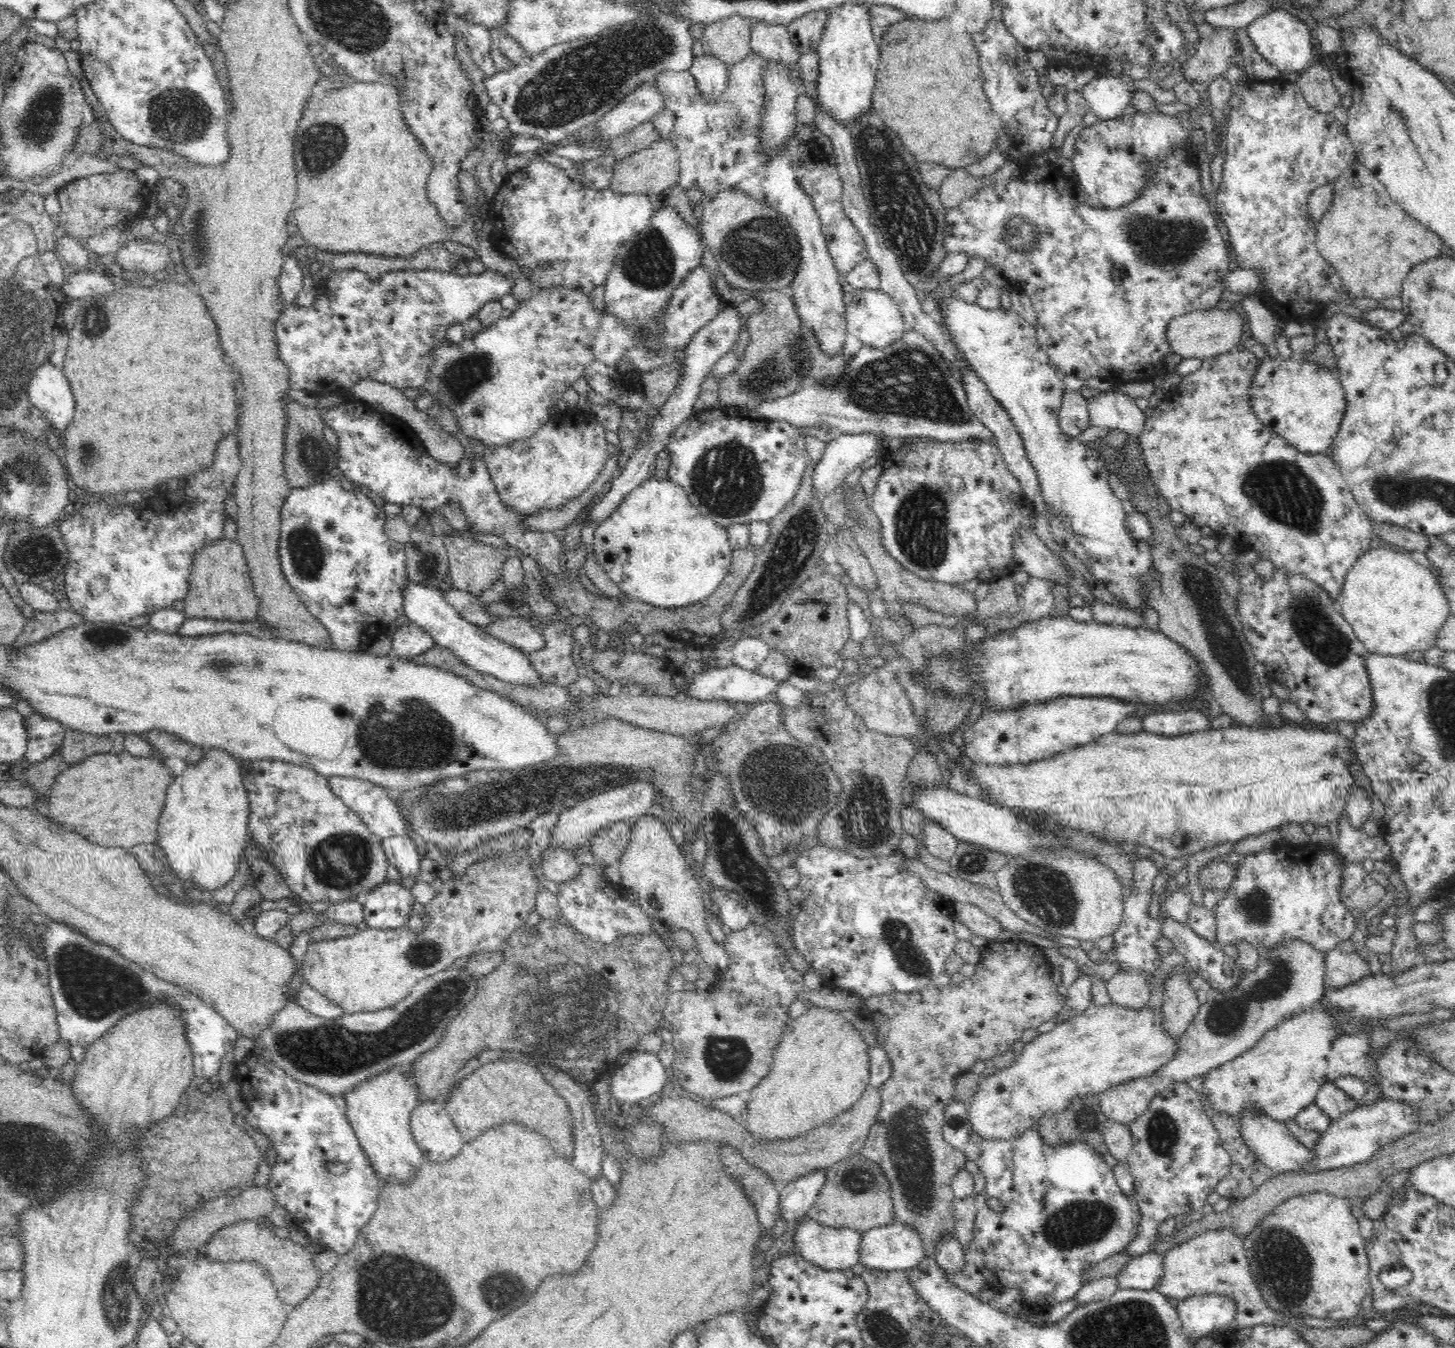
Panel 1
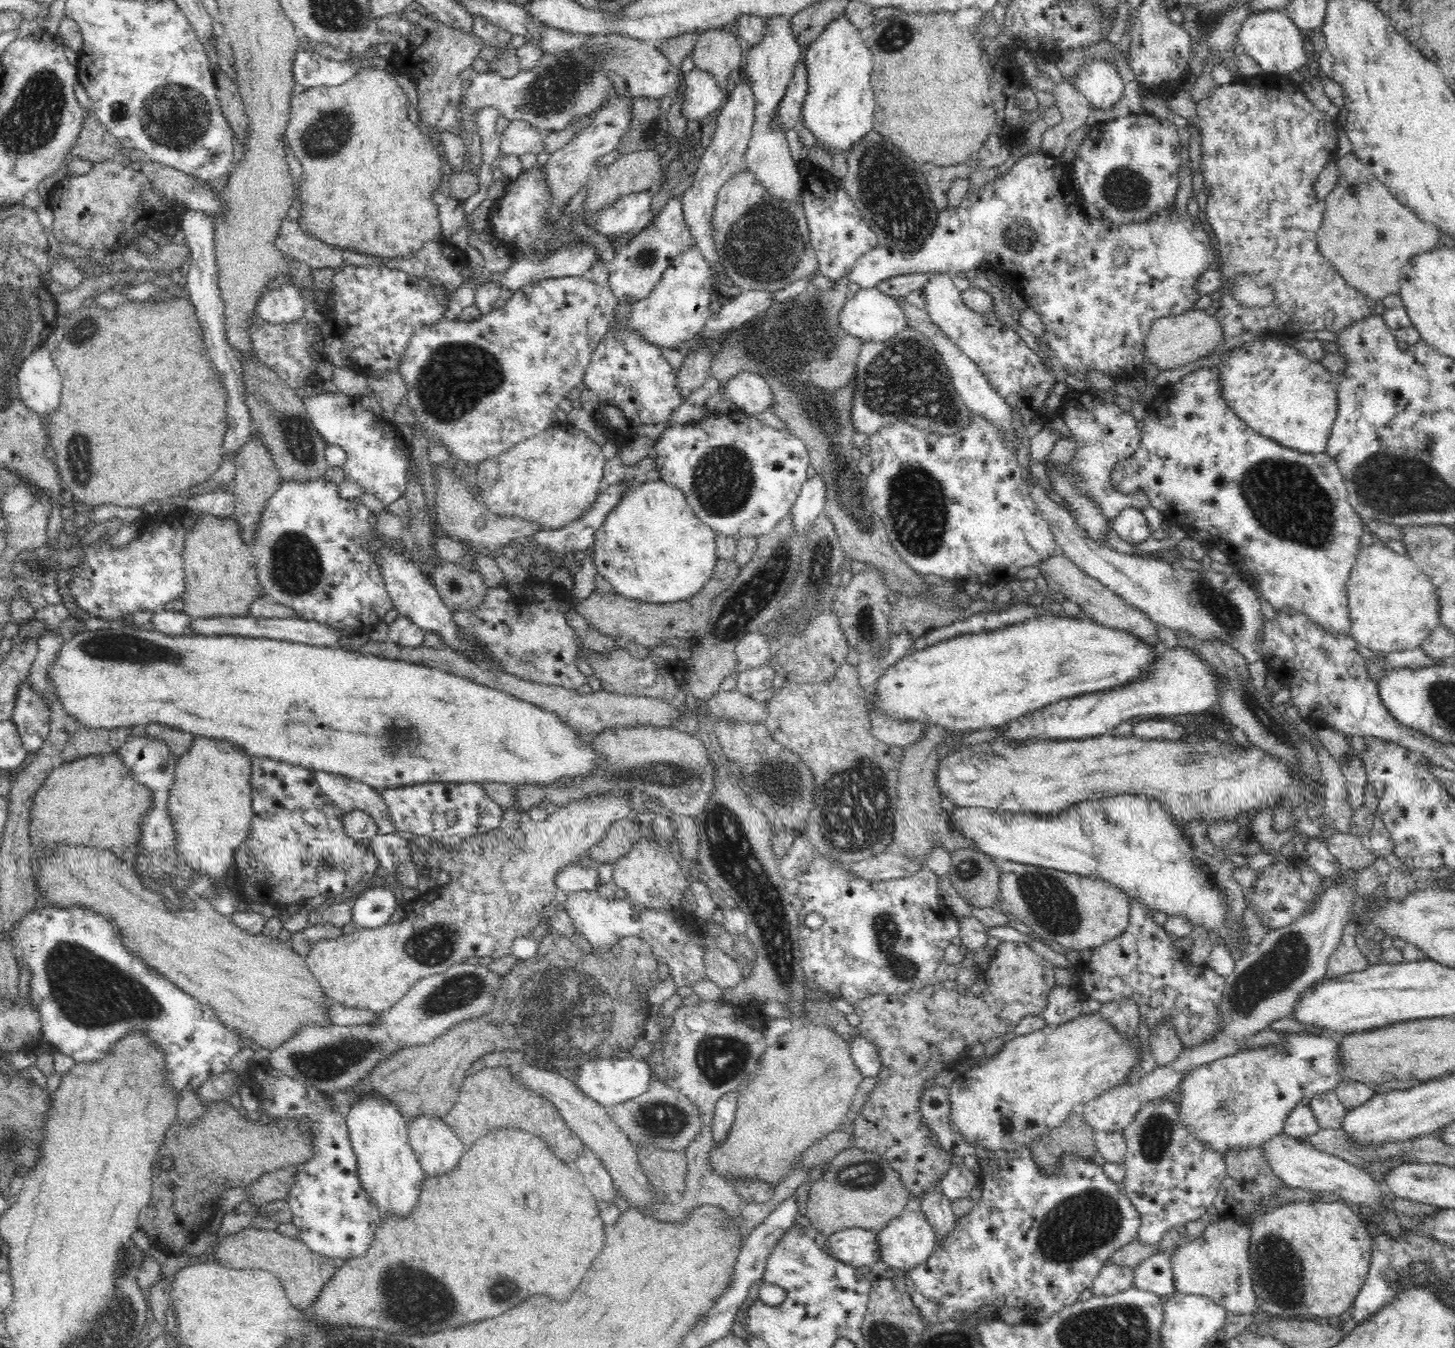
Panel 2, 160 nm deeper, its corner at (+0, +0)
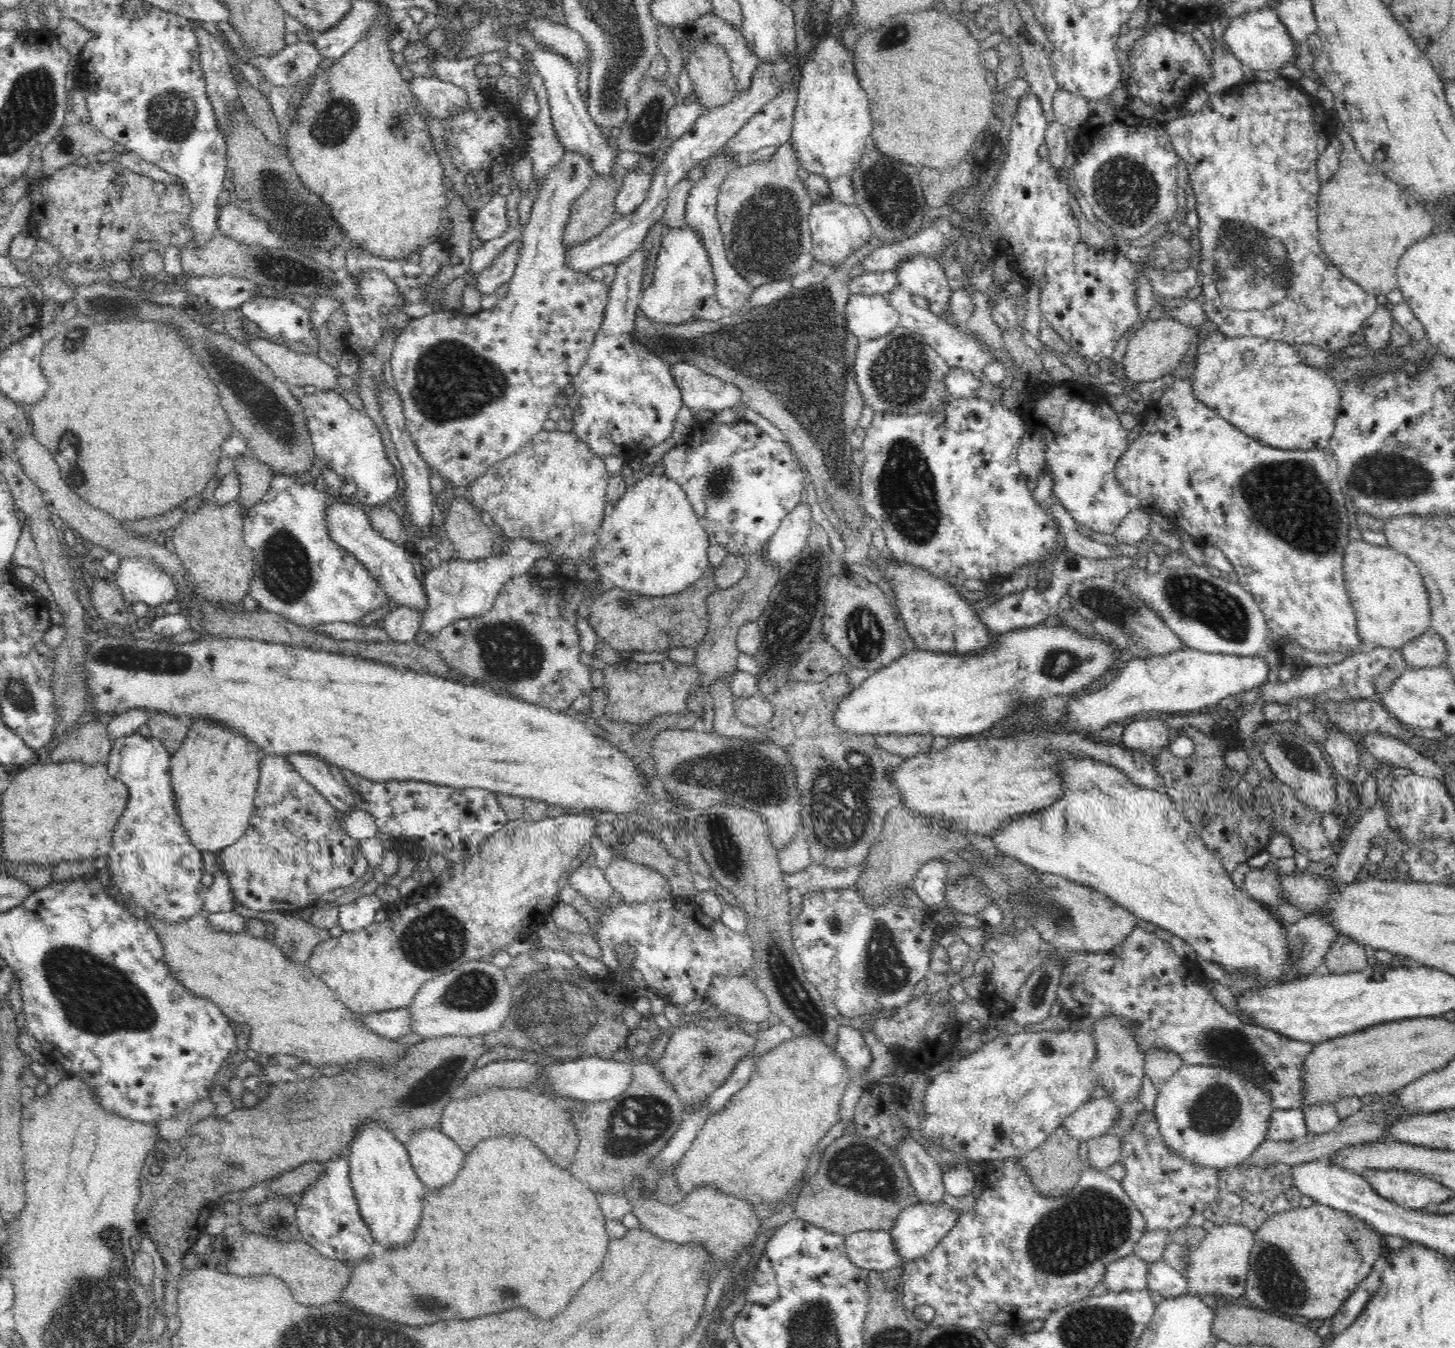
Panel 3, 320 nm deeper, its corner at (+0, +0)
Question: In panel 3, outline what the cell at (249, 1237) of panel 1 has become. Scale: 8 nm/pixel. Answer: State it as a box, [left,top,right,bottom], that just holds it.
[227,1232,353,1306]

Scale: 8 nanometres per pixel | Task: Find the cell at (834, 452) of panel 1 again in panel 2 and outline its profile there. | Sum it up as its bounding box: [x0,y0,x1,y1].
[789,473,825,534]

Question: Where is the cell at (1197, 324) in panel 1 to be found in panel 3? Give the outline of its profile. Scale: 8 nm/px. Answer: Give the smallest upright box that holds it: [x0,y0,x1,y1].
[1120,318,1198,382]

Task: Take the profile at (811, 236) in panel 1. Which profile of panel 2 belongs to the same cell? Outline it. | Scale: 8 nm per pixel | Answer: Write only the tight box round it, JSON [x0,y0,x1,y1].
[743,15,803,200]

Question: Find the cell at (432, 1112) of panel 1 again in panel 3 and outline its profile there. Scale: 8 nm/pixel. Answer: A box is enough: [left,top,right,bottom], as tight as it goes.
[407,1127,464,1189]

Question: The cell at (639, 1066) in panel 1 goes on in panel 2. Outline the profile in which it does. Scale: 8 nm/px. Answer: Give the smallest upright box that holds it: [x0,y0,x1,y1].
[575,1057,656,1107]

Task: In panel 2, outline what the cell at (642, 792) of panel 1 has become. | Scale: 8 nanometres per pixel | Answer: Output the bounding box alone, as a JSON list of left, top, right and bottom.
[305,794,633,1013]

